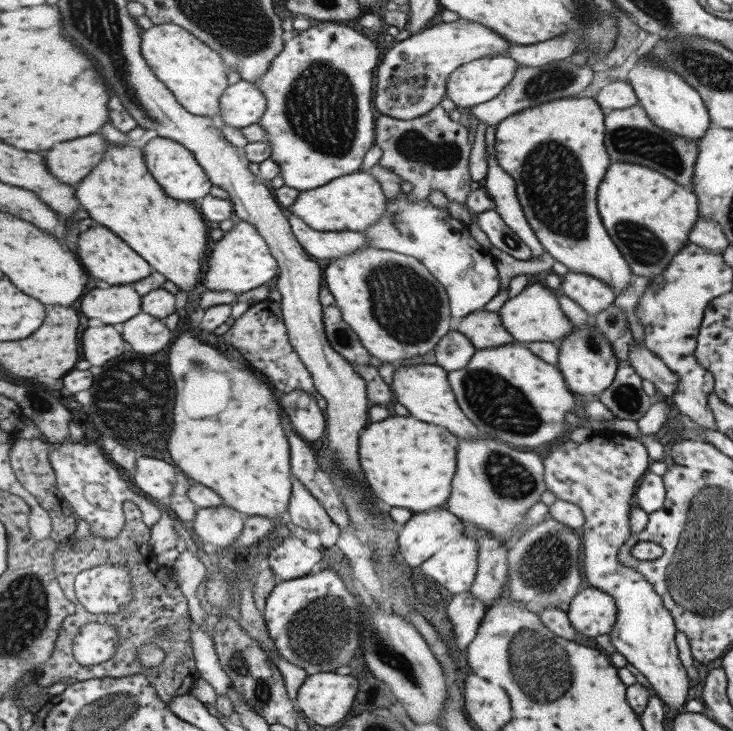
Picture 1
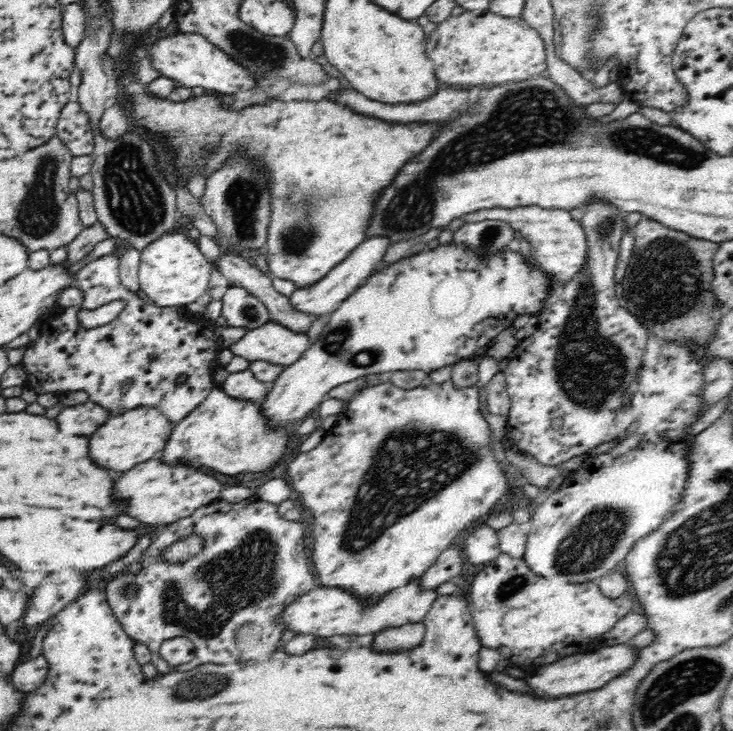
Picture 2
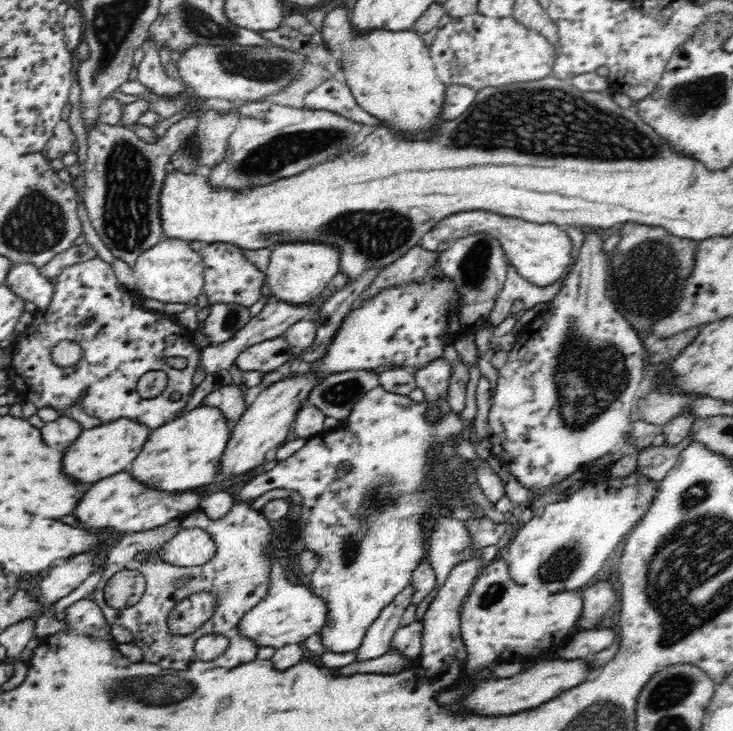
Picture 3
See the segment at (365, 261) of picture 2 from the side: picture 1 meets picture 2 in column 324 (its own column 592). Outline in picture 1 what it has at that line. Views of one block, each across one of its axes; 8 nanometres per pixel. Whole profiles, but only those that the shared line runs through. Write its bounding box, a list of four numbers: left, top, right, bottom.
[559,270,617,316]

